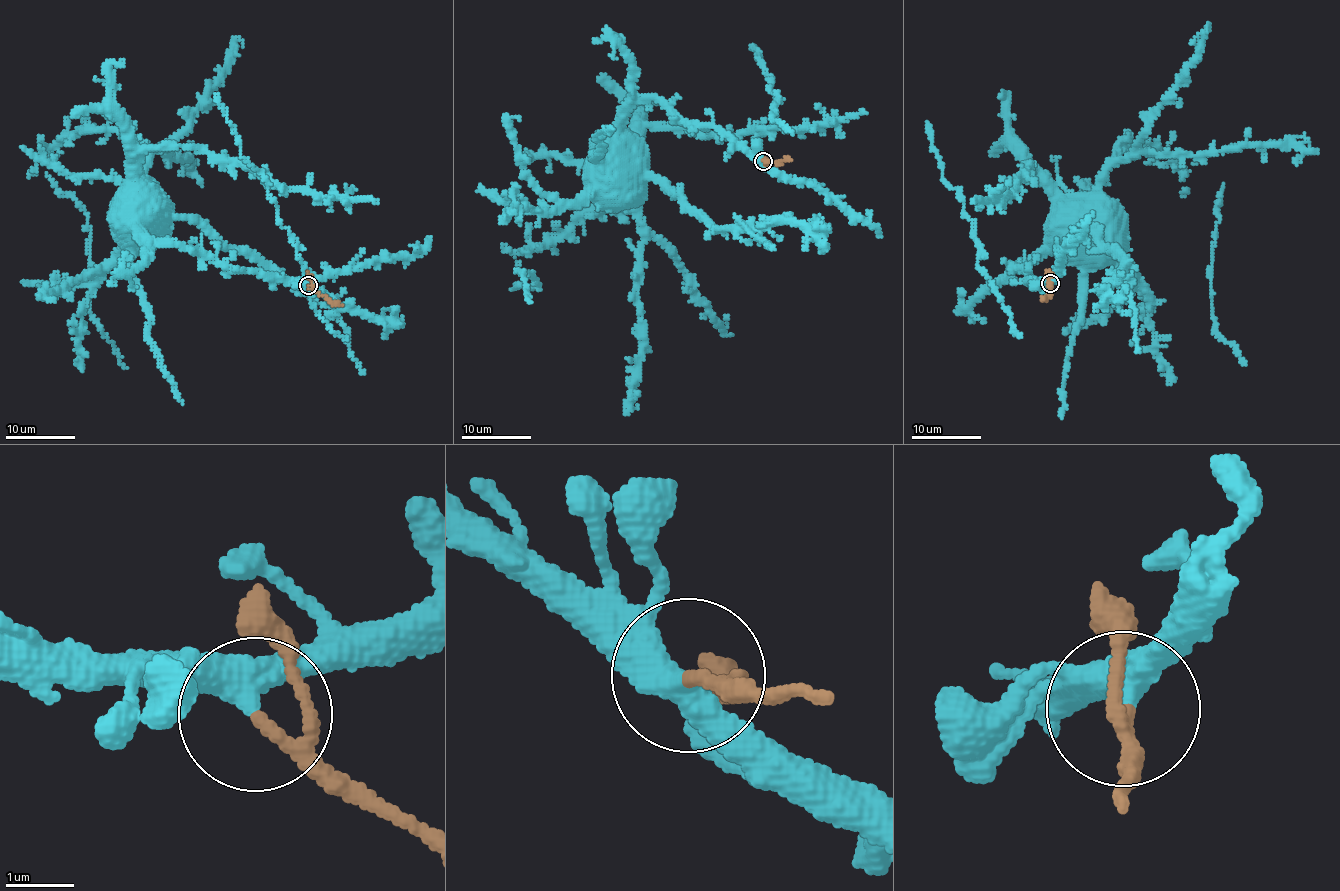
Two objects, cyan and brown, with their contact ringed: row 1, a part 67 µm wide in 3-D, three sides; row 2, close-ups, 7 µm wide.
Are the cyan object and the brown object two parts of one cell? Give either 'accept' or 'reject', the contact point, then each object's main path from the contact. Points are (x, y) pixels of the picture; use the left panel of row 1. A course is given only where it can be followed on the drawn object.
reject | (308, 285) | cyan via (307, 285), (262, 277), (246, 269), (218, 265), (173, 243), (144, 242), (118, 219), (129, 207), (131, 209) | brown via (307, 285), (330, 302), (341, 304)

